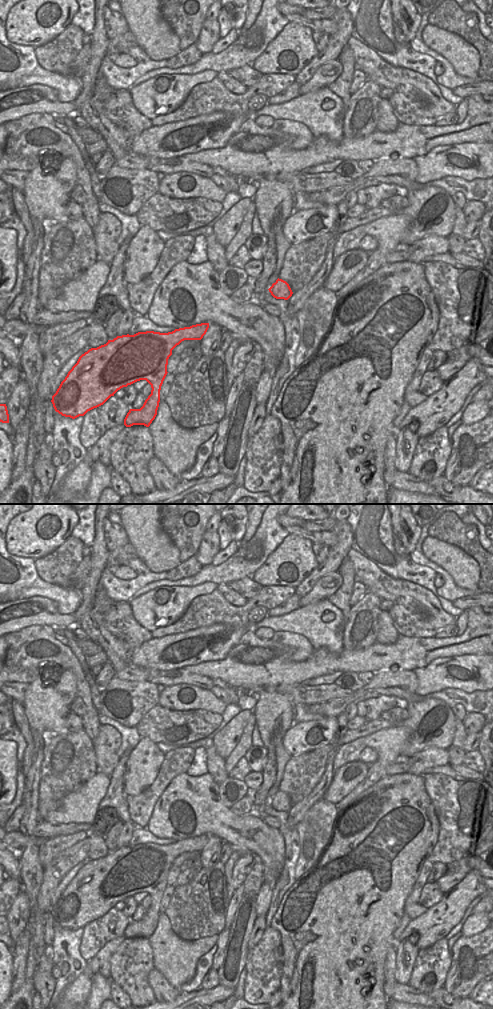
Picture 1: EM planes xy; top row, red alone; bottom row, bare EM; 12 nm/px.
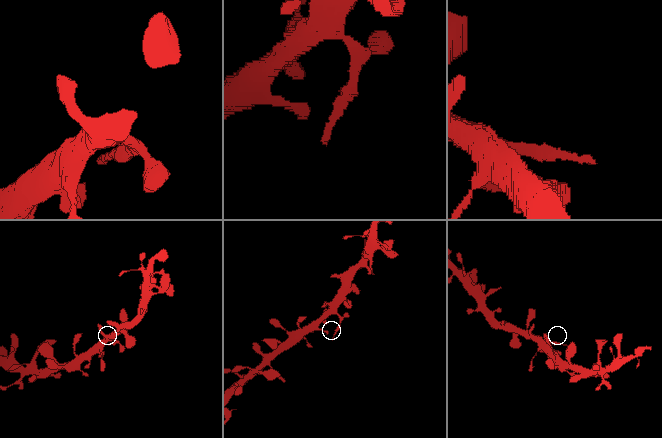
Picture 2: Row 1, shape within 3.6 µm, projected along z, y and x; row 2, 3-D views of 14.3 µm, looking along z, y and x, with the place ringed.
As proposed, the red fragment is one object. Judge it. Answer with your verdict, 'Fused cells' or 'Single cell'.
Single cell.

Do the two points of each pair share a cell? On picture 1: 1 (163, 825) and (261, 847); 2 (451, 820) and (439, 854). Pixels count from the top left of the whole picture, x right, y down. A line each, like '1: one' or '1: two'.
1: one
2: one

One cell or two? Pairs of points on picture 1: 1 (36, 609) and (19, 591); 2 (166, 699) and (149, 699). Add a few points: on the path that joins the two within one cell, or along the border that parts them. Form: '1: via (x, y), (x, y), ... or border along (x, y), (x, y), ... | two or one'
1: border along (49, 598), (34, 596), (10, 601) | two
2: border along (160, 692), (158, 703) | two

